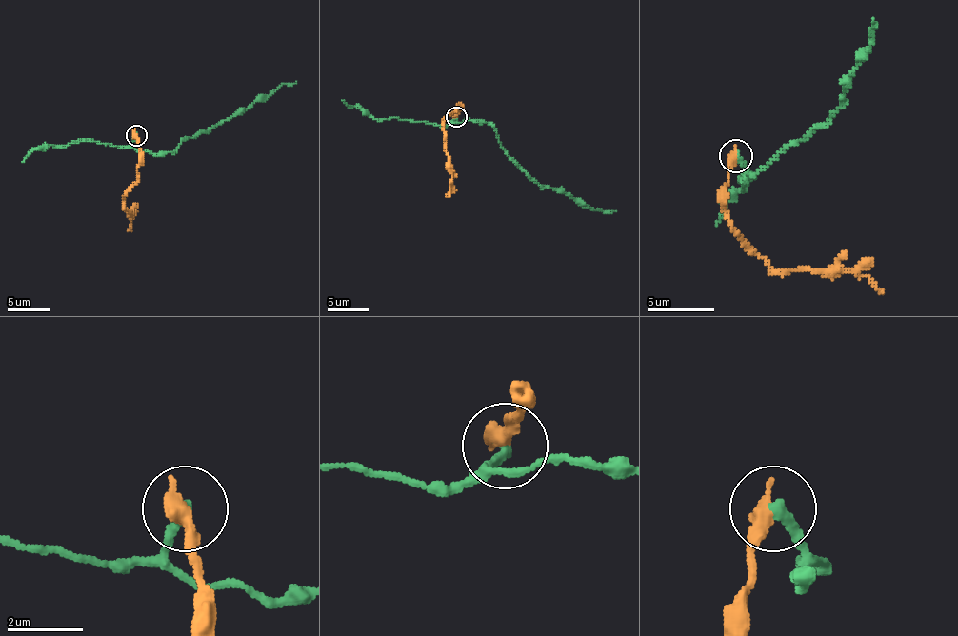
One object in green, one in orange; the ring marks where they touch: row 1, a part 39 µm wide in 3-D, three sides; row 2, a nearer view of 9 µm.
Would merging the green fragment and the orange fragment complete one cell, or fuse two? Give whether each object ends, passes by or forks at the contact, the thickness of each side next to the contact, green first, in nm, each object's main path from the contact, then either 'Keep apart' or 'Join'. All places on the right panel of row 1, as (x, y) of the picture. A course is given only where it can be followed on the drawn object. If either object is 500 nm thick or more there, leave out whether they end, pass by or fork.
At the ring green ends. At the ring orange ends. Thickness 300 nm (green) against 480 nm. Course of green: (735, 155), (748, 179), (791, 145), (821, 127), (841, 104), (847, 83), (864, 60), (873, 40), (873, 19). Course of orange: (735, 155), (725, 208), (731, 228), (745, 243), (775, 270), (859, 271), (883, 293). Keep apart

